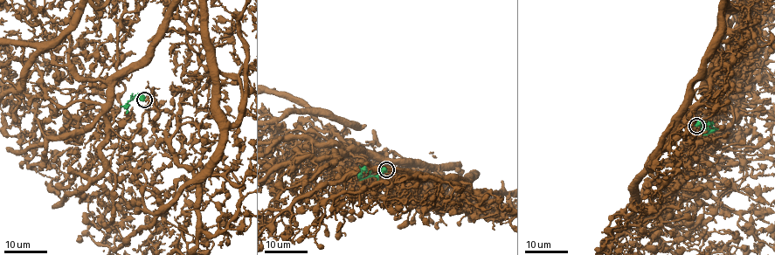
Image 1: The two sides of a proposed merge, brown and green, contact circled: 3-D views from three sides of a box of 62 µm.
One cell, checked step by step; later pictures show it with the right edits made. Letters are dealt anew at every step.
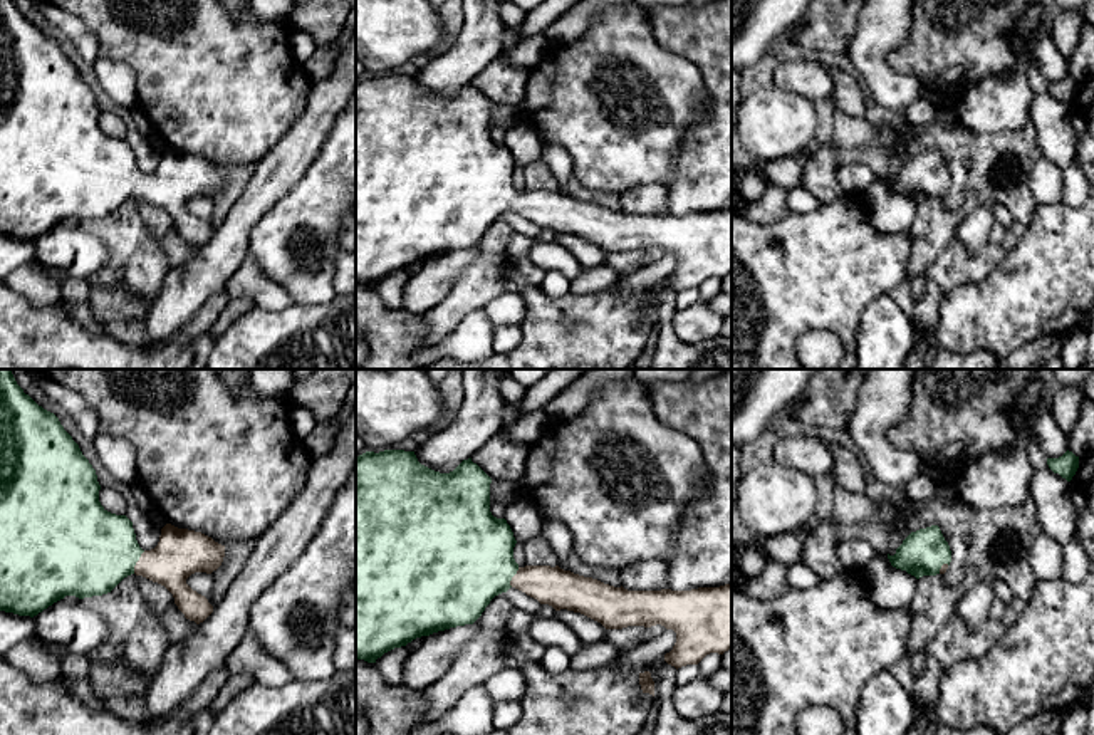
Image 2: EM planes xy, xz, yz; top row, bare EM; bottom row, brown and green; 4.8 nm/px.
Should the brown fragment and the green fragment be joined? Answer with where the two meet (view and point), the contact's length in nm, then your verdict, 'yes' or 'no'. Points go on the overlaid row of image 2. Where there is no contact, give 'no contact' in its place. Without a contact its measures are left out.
xy (136, 562) | 130 nm | yes

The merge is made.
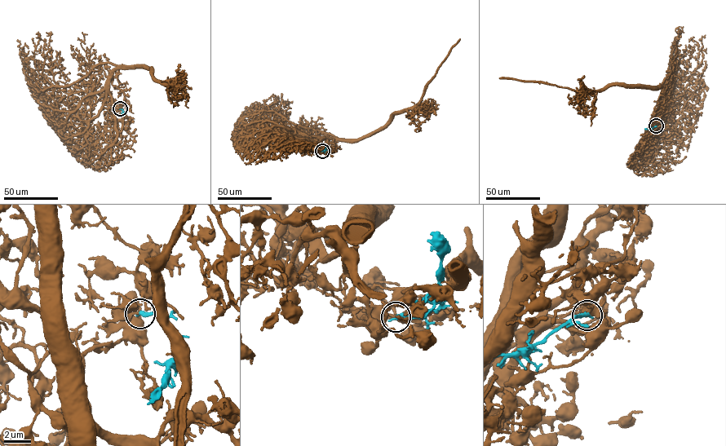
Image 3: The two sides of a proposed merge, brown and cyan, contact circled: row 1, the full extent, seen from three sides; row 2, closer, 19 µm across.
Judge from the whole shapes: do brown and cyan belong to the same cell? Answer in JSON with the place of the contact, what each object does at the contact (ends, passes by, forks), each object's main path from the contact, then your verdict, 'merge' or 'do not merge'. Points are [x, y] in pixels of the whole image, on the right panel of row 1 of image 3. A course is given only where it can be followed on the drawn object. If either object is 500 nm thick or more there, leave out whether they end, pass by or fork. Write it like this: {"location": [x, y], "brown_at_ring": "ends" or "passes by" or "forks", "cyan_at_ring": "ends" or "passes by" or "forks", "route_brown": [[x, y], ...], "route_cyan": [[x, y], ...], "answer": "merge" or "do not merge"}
{"location": [656, 125], "brown_at_ring": "ends", "cyan_at_ring": "ends", "route_brown": [[656, 125], [652, 121], [652, 112], [662, 88], [653, 89]], "route_cyan": [[656, 125], [645, 129]], "answer": "merge"}

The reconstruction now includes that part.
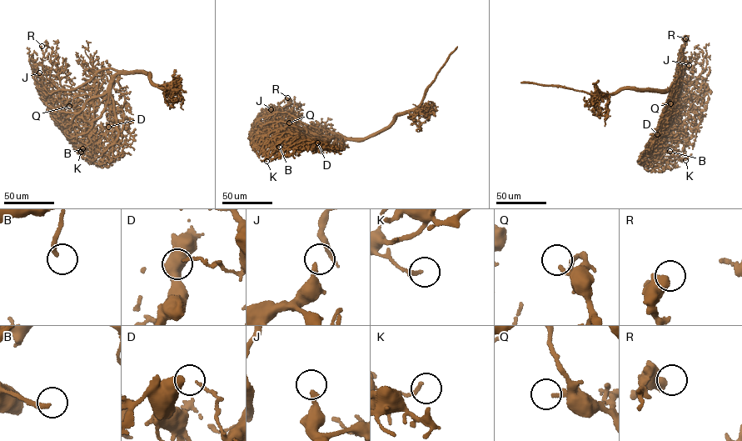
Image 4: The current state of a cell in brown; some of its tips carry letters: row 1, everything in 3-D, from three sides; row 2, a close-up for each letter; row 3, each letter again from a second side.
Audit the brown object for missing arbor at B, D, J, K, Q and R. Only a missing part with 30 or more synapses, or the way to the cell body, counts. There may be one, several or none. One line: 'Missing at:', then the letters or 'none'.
Missing at: B, J, R

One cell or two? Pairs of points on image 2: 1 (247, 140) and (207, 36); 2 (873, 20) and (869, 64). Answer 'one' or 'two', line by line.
1: one
2: one

